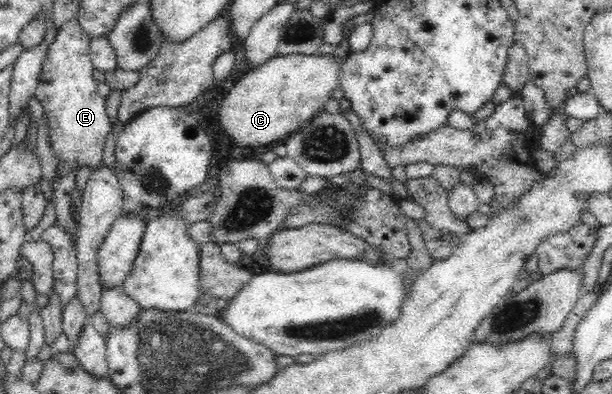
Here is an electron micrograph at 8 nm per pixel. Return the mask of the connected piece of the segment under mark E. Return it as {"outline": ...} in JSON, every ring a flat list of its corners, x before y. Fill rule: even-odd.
{"outline":[[77,16,59,26,56,38,45,56,35,90,45,110,52,150,59,160,57,169,63,175,84,164,96,168,102,162,104,140,110,132,111,121,106,113,105,98,98,92,98,84,92,77,95,67,90,56,90,41,88,33,78,24]]}

